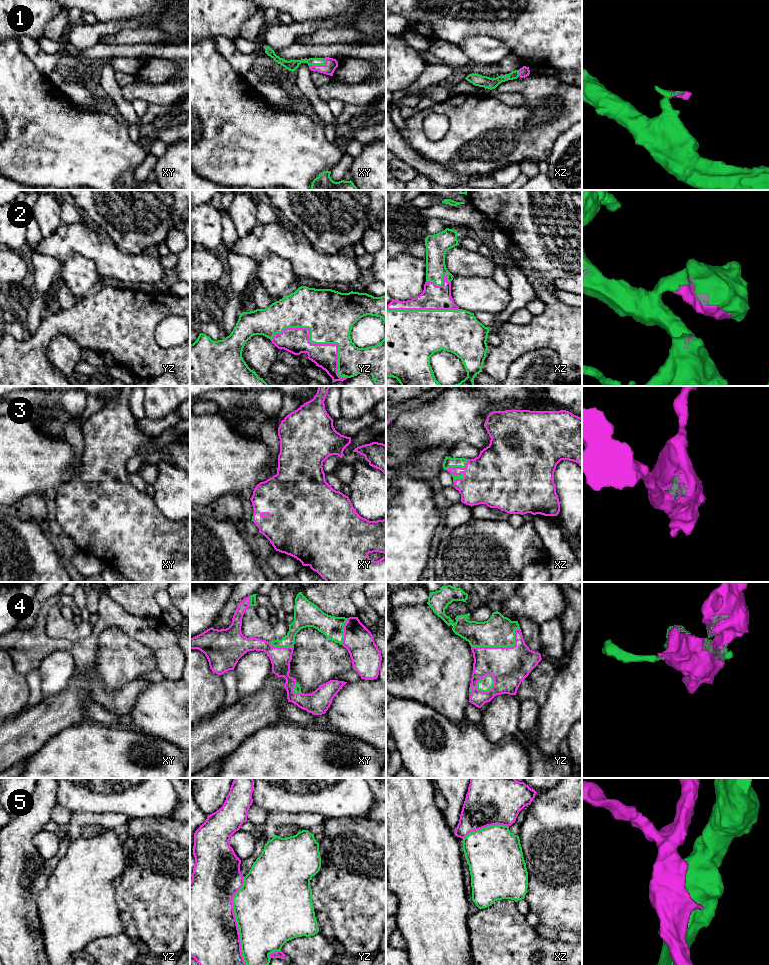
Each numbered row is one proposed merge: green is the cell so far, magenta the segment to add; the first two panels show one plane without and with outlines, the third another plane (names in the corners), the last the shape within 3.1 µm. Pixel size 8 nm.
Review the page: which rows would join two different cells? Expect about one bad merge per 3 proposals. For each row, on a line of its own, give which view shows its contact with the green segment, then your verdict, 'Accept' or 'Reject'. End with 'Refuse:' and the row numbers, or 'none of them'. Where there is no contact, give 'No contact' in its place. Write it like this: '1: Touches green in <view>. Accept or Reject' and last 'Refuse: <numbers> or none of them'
1: Touches green in xy. Accept
2: Touches green in yz. Accept
3: Touches green in xz. Accept
4: Touches green in yz. Accept
5: Touches green in yz. Reject
Refuse: 5

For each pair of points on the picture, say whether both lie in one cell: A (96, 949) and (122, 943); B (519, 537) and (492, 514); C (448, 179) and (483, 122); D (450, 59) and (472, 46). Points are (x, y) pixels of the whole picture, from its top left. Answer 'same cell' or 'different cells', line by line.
A: same cell
B: different cells
C: different cells
D: different cells

